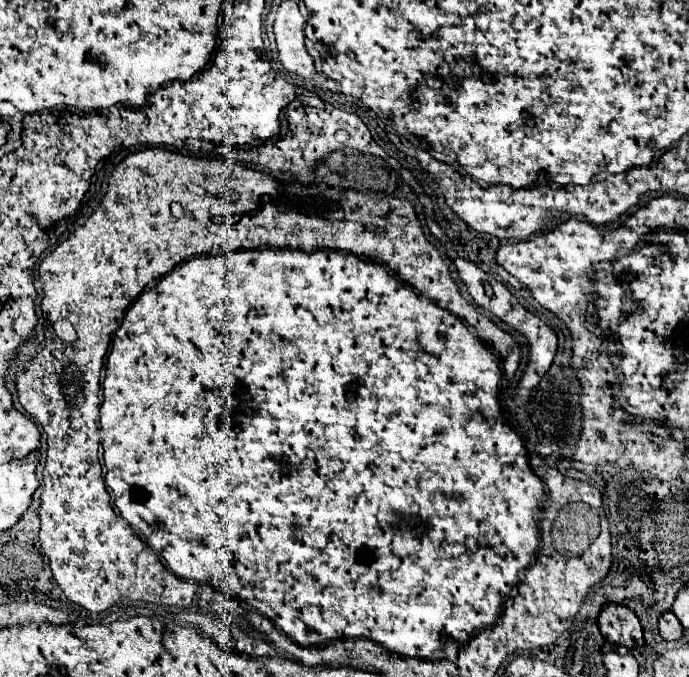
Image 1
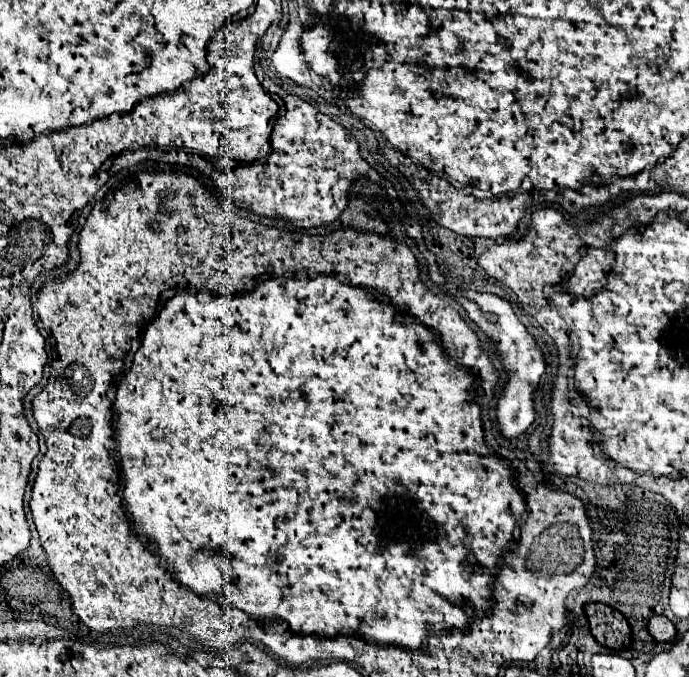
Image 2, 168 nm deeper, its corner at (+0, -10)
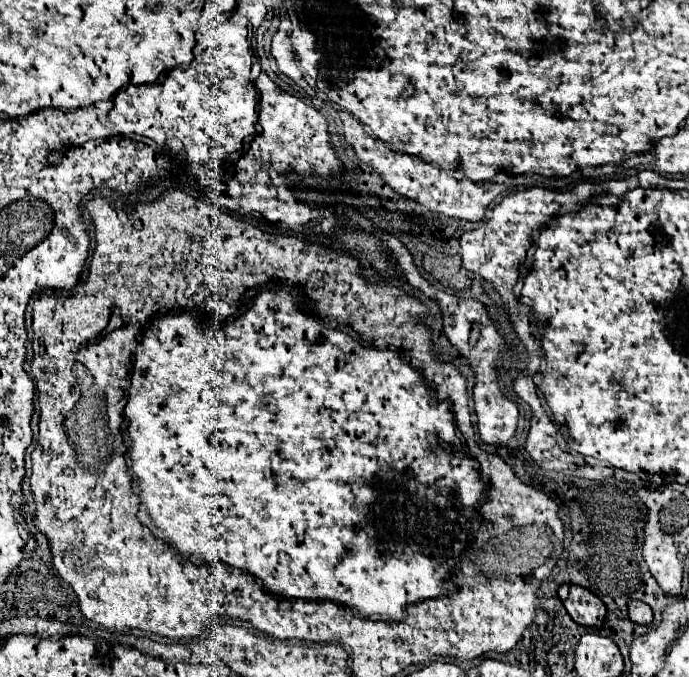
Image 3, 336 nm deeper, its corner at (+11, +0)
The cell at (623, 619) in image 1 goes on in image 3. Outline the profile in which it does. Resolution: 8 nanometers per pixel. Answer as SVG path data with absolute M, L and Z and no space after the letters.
M560 585L558 597L568 615L586 627L602 627L606 617L606 605L588 589L580 585Z

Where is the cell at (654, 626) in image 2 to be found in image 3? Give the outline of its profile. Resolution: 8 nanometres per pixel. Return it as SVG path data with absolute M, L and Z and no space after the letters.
M628 601L628 617L638 625L650 625L652 609L644 601Z

